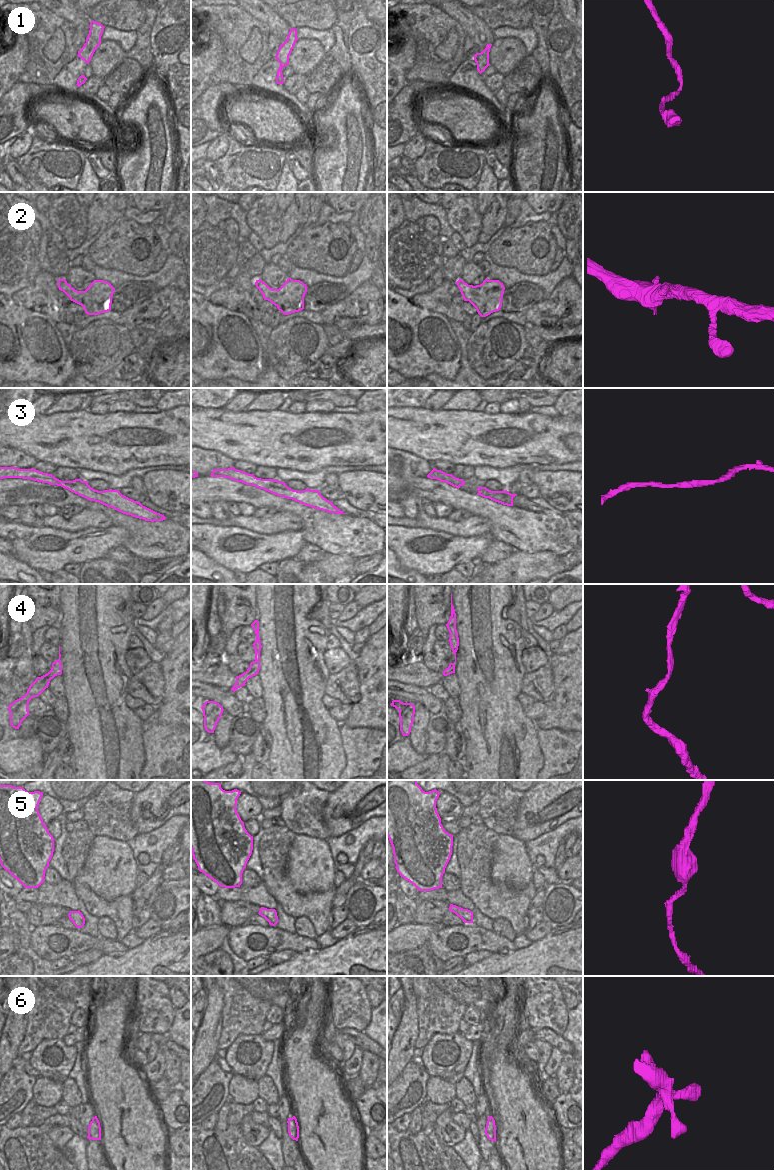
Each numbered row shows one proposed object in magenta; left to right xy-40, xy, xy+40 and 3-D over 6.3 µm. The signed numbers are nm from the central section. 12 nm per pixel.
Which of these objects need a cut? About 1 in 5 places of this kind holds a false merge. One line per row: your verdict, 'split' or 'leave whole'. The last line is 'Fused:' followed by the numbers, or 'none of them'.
1: leave whole
2: leave whole
3: leave whole
4: leave whole
5: leave whole
6: leave whole
Fused: none of them

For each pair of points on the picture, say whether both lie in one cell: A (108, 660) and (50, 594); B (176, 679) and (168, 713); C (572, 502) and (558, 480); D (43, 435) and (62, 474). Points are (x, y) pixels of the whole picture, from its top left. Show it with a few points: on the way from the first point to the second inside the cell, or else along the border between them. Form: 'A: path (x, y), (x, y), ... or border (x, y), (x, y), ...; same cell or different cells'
A: border (60, 594), (62, 621), (59, 629); different cells
B: path (175, 687), (175, 705); same cell
C: path (572, 497), (561, 485); same cell
D: border (57, 466), (70, 466), (76, 469); different cells

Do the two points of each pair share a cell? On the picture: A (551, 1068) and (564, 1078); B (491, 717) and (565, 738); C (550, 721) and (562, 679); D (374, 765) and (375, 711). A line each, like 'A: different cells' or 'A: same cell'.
A: different cells
B: different cells
C: same cell
D: different cells

